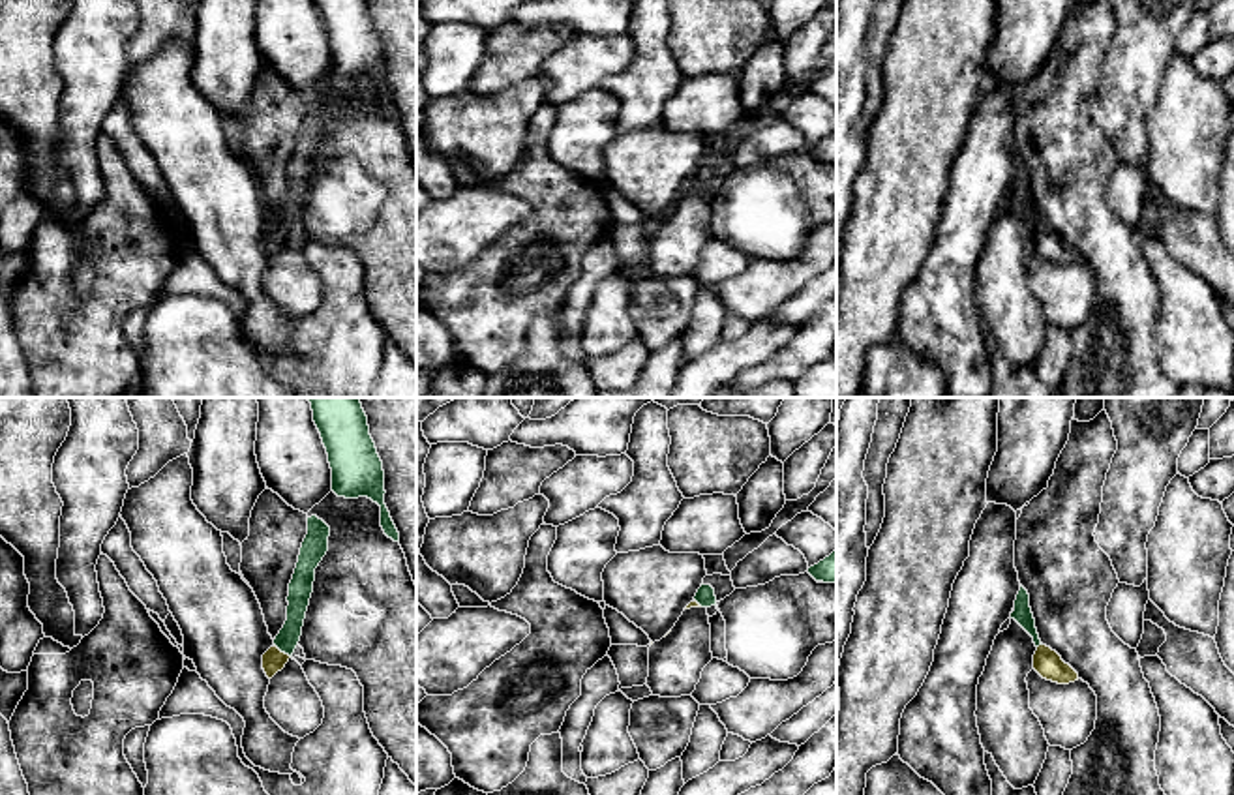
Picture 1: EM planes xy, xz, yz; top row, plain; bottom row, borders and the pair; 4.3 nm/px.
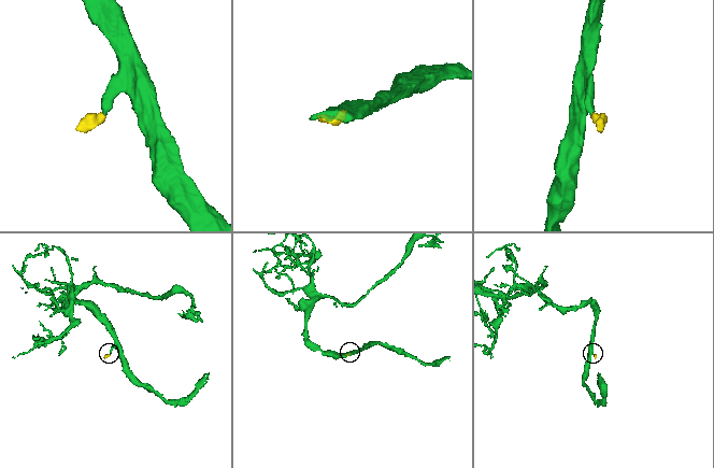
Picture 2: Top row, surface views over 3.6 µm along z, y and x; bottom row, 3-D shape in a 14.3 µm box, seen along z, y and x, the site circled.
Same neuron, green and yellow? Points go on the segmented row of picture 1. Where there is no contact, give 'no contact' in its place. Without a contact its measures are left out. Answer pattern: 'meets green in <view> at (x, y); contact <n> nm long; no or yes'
meets green in xy at (282, 651); contact 90 nm long; yes

